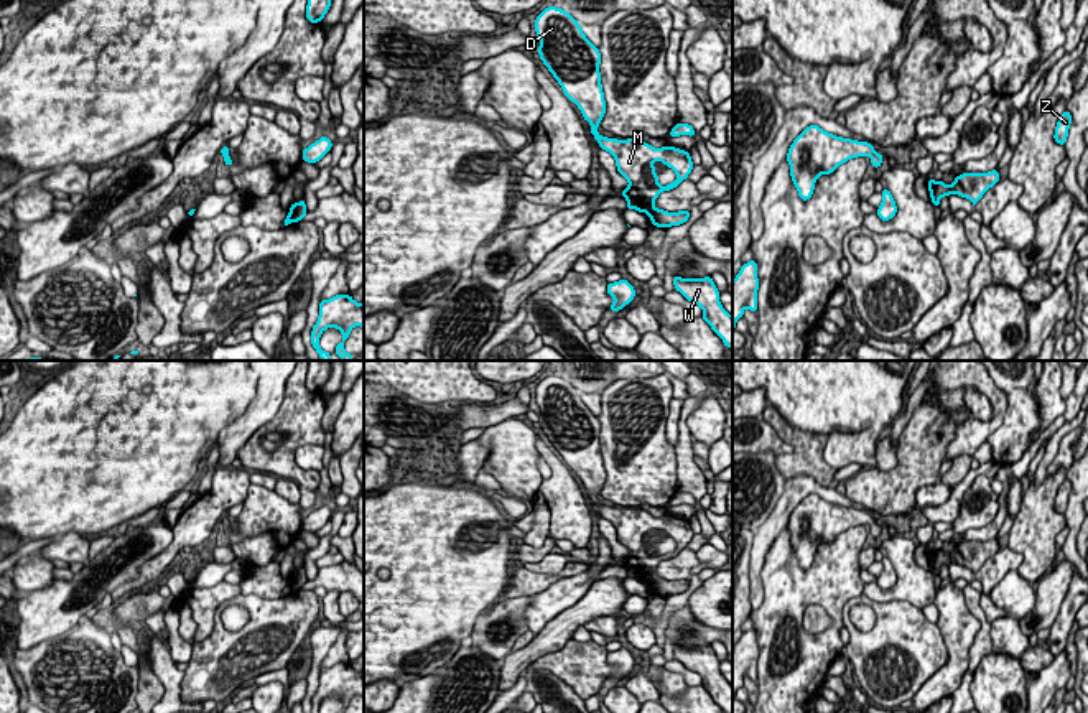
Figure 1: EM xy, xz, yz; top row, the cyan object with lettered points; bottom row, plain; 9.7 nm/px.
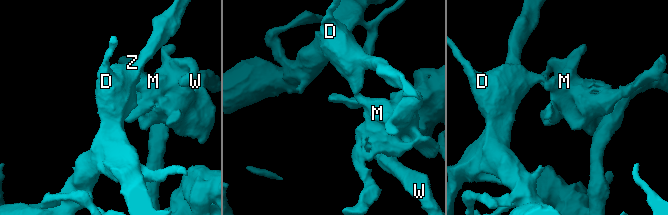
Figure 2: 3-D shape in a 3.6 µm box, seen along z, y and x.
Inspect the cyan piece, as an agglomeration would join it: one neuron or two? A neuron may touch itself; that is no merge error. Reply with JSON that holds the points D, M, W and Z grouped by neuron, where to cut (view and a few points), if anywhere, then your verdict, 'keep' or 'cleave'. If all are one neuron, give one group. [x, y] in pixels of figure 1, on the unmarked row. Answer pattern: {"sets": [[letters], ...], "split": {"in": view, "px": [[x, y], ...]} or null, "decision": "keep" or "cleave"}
{"sets": [["D", "M", "W", "Z"]], "split": null, "decision": "keep"}

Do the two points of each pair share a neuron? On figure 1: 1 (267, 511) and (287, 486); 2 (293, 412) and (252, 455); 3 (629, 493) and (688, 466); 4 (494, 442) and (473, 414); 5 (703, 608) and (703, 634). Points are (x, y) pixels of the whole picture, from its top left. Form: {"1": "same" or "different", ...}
{"1": "different", "2": "same", "3": "different", "4": "different", "5": "different"}

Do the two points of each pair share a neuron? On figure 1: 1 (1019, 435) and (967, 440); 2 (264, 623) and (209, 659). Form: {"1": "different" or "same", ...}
{"1": "different", "2": "same"}

